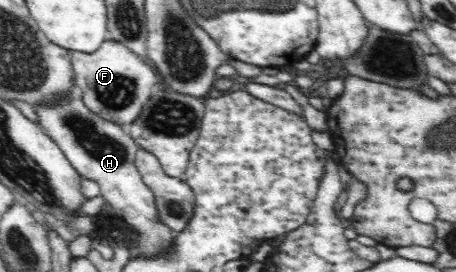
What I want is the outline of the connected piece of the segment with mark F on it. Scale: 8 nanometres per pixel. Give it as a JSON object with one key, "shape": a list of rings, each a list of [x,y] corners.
{"shape":[[[108,38],[95,53],[71,53],[74,85],[83,92],[83,102],[92,113],[115,124],[127,124],[141,114],[141,108],[149,100],[151,88],[157,84],[157,74],[147,66],[147,62],[139,62],[133,51]]]}

